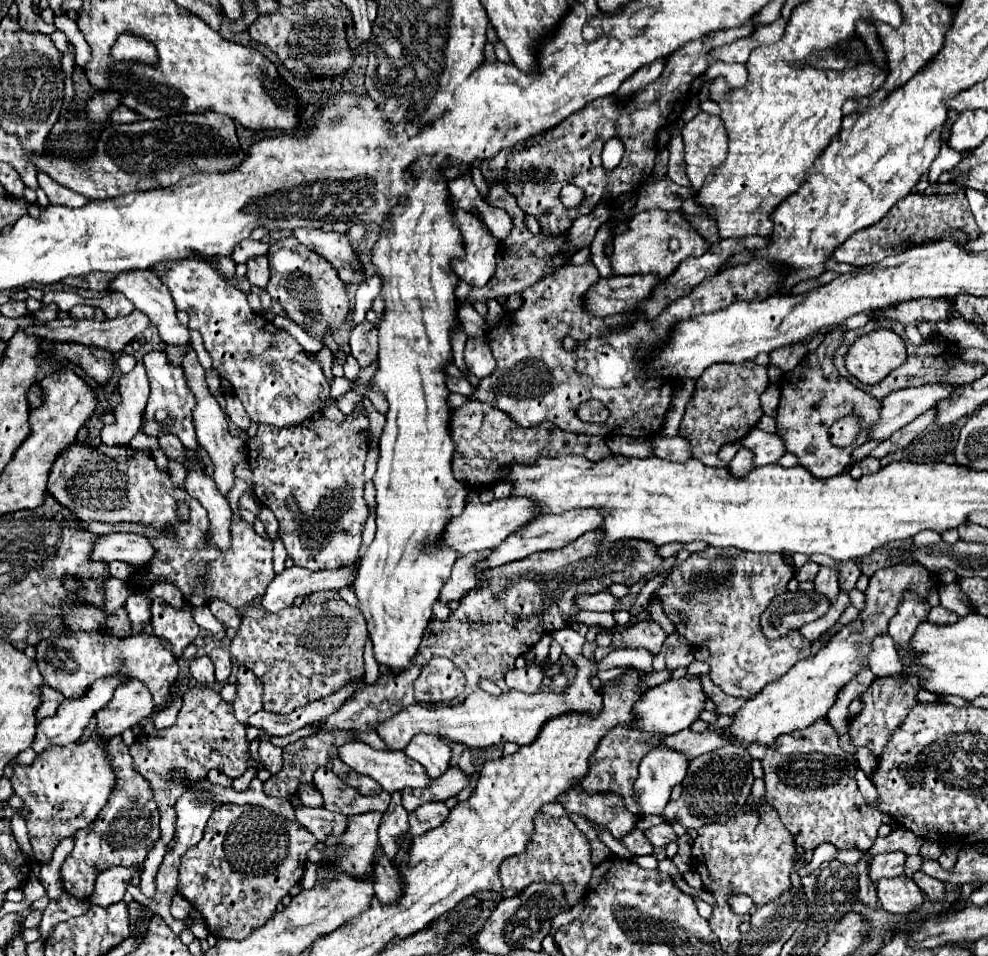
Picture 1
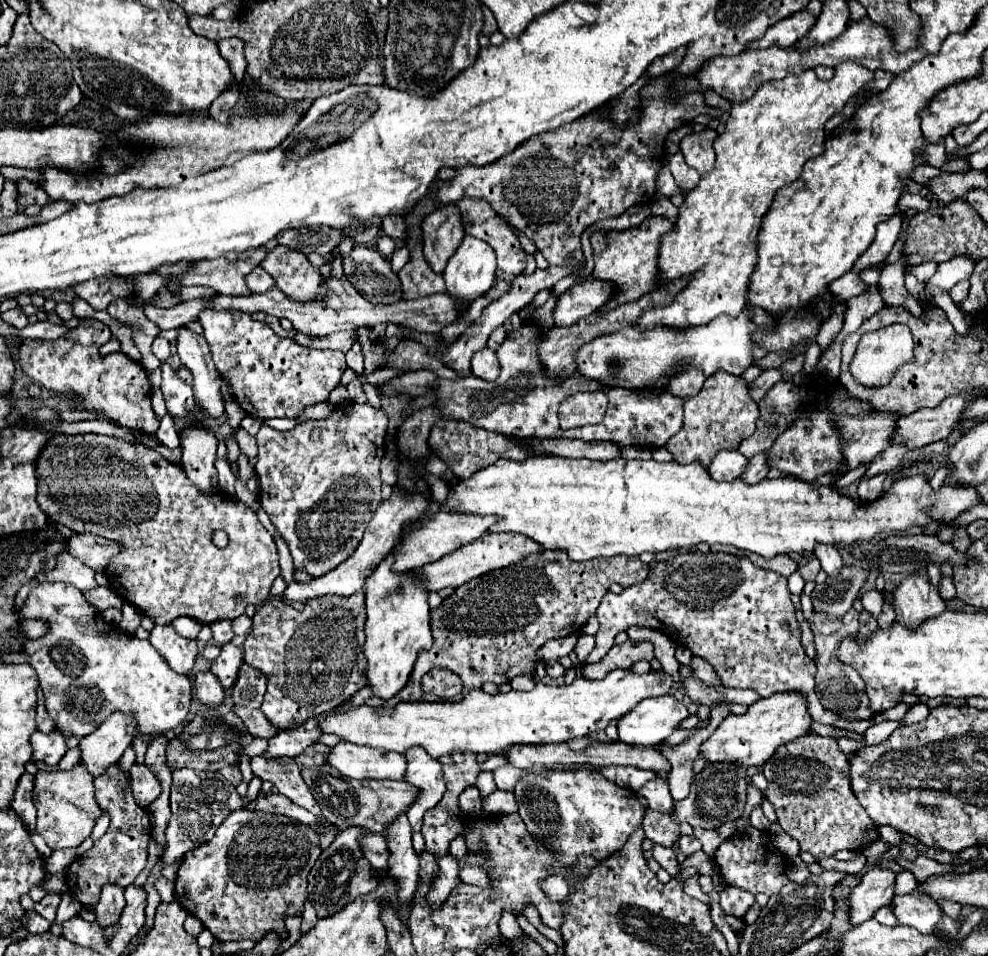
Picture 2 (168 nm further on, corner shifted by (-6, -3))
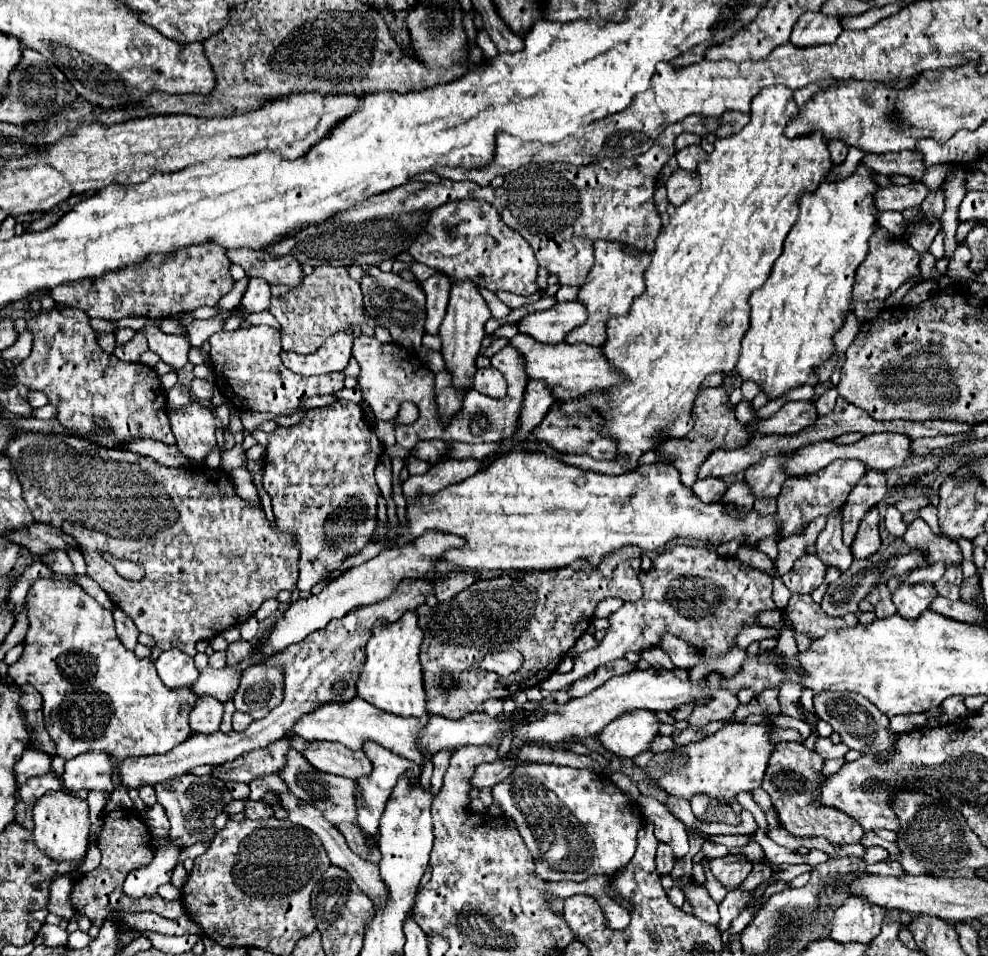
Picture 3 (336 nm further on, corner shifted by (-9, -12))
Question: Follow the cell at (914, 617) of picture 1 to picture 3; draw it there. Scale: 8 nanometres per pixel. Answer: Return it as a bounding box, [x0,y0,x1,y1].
[892,582,938,620]

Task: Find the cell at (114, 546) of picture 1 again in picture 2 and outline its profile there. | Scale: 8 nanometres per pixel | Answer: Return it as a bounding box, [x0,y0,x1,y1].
[67,533,121,571]

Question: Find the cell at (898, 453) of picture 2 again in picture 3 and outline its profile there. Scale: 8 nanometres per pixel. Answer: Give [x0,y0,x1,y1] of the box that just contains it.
[844,470,886,546]

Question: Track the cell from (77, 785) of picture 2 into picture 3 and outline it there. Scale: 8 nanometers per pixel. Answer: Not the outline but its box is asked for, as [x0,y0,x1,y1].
[34,790,90,862]

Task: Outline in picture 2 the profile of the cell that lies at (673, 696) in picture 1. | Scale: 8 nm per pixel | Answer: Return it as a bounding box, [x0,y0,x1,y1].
[619,695,687,747]

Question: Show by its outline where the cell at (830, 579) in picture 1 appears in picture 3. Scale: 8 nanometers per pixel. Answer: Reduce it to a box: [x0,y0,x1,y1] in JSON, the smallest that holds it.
[816,516,852,572]

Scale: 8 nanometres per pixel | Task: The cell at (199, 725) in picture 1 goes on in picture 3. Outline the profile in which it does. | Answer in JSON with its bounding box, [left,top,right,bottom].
[144,804,170,836]

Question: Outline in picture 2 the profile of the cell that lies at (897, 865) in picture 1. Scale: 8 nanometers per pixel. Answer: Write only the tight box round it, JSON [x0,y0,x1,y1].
[849,869,895,925]

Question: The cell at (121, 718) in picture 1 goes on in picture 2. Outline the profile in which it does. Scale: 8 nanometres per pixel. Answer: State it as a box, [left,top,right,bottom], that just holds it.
[79,713,137,777]

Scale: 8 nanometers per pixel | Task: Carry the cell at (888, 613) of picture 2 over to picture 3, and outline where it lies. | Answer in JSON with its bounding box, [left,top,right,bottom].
[875,599,897,618]

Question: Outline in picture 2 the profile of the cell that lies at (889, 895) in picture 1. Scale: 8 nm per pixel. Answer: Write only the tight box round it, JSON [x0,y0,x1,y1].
[893,891,943,933]

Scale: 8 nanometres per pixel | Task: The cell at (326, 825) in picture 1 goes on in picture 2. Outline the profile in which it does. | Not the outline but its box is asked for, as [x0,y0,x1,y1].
[255,793,319,831]

